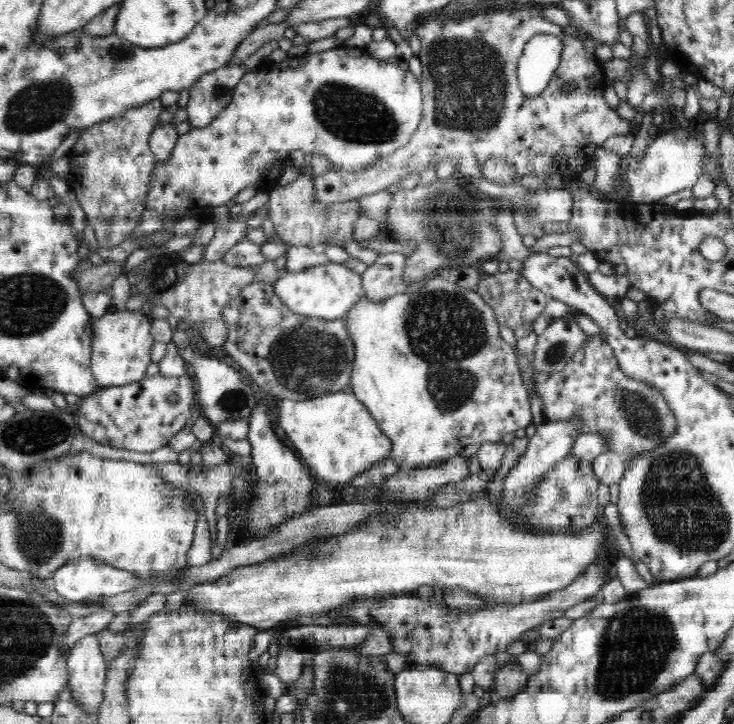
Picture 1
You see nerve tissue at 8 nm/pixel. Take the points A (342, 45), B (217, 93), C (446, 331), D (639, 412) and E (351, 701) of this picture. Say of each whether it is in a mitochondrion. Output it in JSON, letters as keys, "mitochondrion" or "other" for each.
{"A":"other","B":"mitochondrion","C":"mitochondrion","D":"mitochondrion","E":"mitochondrion"}

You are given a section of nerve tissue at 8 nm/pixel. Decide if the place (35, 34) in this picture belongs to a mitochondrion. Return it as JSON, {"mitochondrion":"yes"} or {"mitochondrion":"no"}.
{"mitochondrion":"no"}

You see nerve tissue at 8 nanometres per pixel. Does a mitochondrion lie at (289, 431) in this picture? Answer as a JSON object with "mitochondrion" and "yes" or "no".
{"mitochondrion":"no"}

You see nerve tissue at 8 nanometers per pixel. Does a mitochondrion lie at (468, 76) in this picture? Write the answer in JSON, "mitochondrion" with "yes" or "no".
{"mitochondrion":"yes"}

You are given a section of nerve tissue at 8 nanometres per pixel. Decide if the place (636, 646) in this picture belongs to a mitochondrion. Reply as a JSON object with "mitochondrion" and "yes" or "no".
{"mitochondrion":"yes"}

